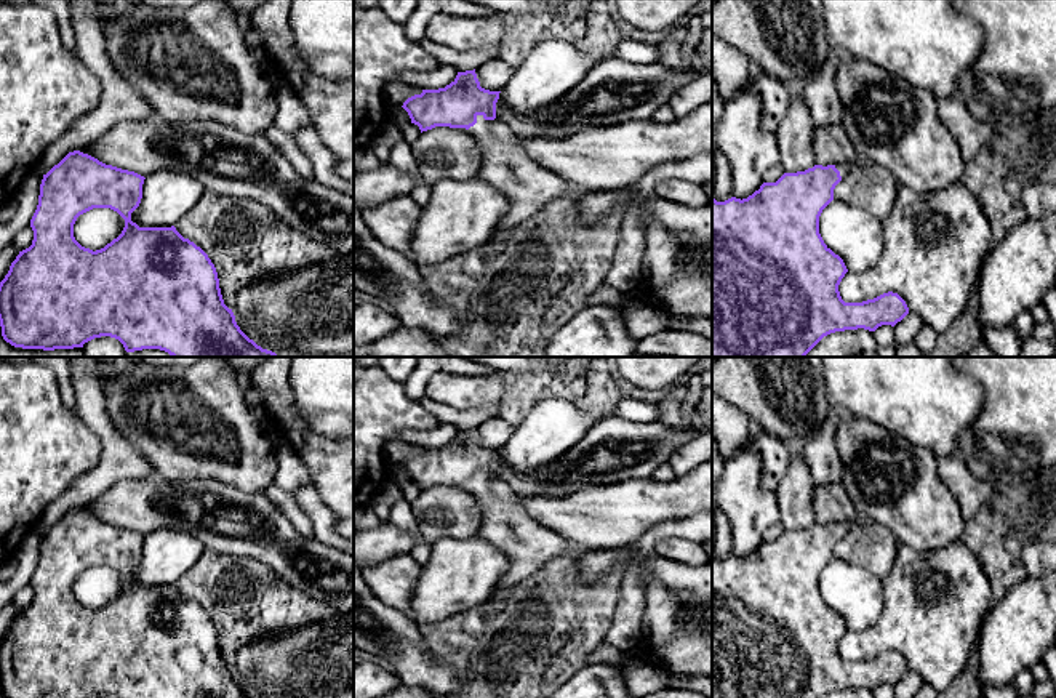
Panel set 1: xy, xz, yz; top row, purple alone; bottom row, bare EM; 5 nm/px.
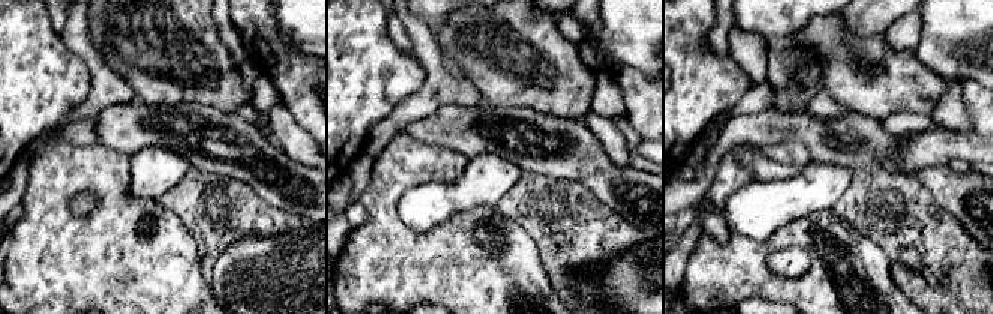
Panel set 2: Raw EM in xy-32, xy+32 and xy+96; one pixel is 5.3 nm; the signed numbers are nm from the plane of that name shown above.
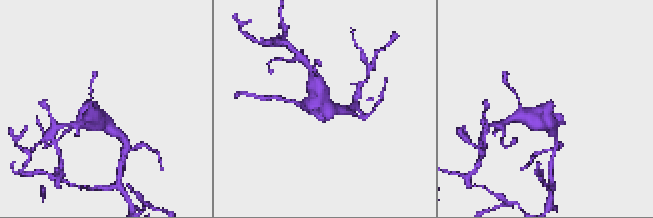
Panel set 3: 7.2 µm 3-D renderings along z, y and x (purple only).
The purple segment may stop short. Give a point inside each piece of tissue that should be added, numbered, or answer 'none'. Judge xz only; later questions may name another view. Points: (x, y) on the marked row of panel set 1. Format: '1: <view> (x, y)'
1: xz (528, 186)

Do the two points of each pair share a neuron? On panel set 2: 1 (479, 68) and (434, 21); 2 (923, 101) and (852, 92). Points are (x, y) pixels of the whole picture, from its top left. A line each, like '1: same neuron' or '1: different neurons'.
1: different neurons
2: same neuron

